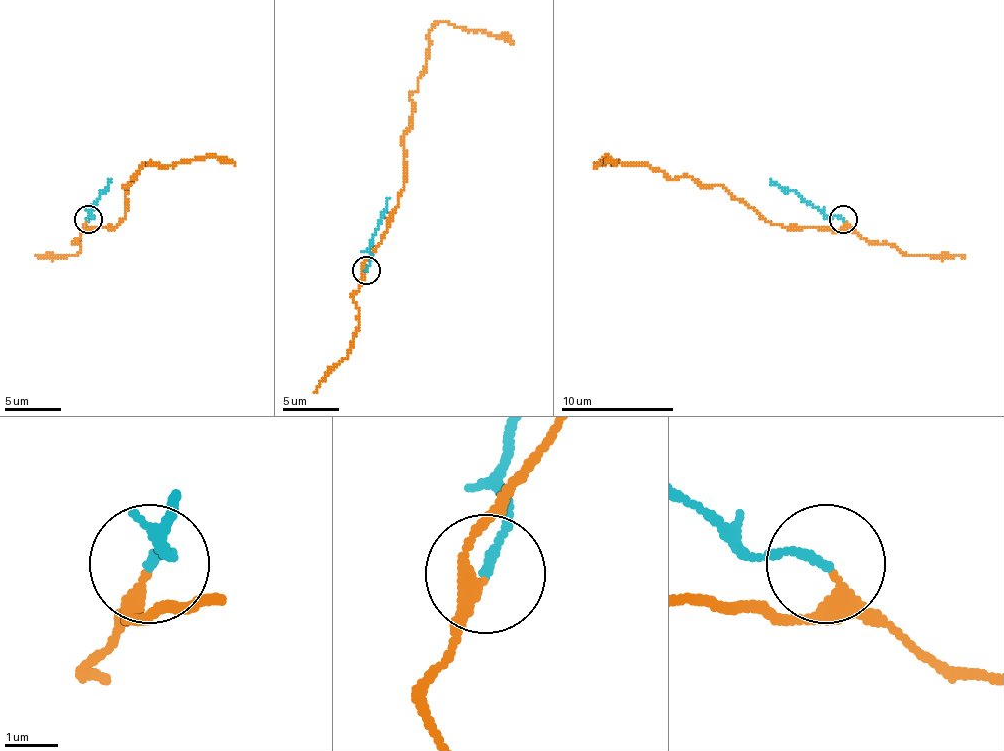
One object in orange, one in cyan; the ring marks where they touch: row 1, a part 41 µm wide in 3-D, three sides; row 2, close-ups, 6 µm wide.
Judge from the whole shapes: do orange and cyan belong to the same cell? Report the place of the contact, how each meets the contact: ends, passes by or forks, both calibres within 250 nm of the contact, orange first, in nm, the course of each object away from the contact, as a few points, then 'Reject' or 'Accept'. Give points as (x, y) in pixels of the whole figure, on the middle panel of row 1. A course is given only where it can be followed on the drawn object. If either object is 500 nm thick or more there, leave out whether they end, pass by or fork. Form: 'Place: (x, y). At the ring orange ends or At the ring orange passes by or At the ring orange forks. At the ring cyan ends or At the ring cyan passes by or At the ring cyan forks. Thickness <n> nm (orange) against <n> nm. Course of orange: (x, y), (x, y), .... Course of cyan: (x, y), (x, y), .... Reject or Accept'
Place: (366, 270). At the ring orange passes by. At the ring cyan ends. Thickness 240 nm (orange) against 150 nm. Course of orange: (367, 271), (364, 260), (381, 240), (403, 187), (403, 131), (429, 32), (448, 21), (513, 44). Course of cyan: (367, 271), (370, 240), (389, 198). Accept

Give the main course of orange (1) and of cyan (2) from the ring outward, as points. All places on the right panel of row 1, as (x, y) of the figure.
1: (844, 221), (841, 230), (771, 224), (720, 185), (670, 179), (647, 165), (594, 165), (608, 157), (616, 165)
2: (844, 218), (824, 216), (771, 179)

